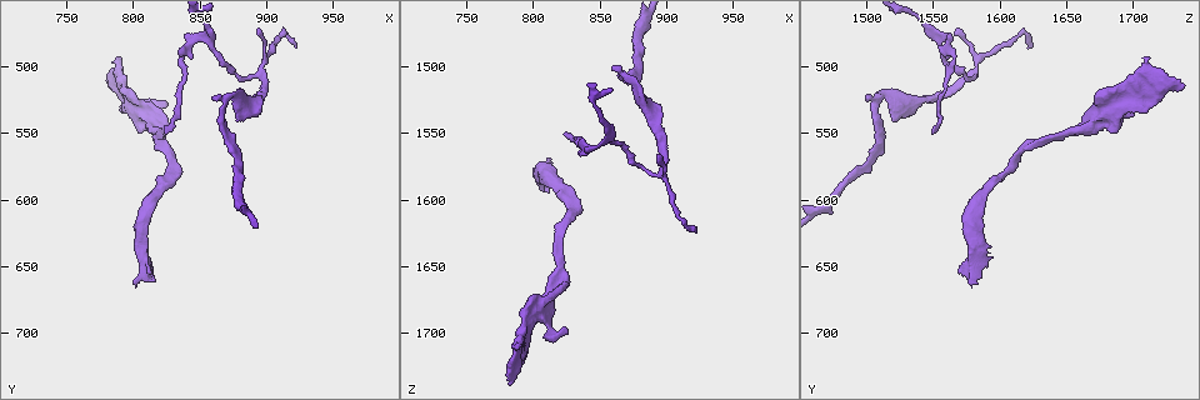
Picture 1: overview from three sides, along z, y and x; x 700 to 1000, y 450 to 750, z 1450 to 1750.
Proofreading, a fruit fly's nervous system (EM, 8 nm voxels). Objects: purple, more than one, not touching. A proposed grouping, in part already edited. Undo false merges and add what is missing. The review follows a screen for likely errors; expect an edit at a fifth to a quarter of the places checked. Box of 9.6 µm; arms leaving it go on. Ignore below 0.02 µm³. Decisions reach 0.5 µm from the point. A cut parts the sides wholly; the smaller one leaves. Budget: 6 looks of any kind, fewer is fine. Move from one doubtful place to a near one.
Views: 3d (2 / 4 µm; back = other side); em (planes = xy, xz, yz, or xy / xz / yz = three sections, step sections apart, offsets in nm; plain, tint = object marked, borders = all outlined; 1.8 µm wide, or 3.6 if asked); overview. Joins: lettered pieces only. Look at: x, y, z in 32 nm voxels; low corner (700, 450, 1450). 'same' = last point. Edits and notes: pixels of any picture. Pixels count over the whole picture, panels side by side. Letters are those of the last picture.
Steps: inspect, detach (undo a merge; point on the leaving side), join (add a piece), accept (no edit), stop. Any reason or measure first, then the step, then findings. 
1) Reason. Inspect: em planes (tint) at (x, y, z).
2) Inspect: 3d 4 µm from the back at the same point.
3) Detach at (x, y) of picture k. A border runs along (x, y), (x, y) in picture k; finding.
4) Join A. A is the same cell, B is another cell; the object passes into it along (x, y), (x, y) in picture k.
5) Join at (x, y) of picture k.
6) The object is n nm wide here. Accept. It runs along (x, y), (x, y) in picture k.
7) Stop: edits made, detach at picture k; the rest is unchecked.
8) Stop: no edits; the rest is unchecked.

End of a long branch. Inspect: em yz step 16 (tint) at (800, 662, 1578).

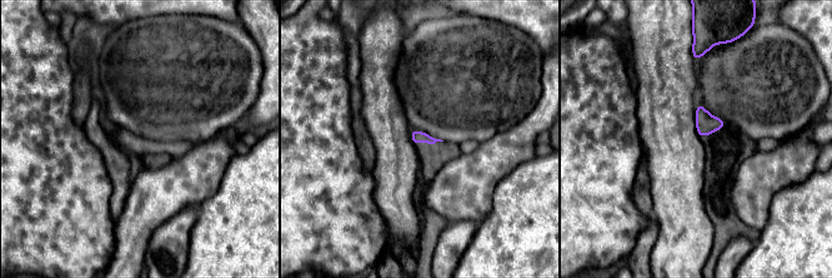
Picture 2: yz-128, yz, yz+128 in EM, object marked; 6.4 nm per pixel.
What lies round it. Inspect: em yz step 16 (borders) at the same point.

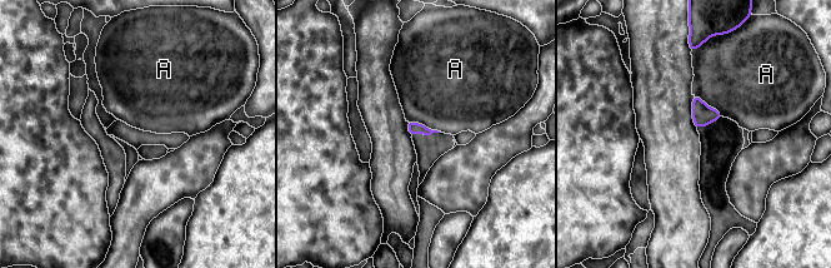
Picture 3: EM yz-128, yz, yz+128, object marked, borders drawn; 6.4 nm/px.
The longest contact is with A, 220 nm. Accept. A is another cell; none of them fits.

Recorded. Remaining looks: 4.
Calibre changes. Inspect: 3d 2 µm at (880, 524, 1522).

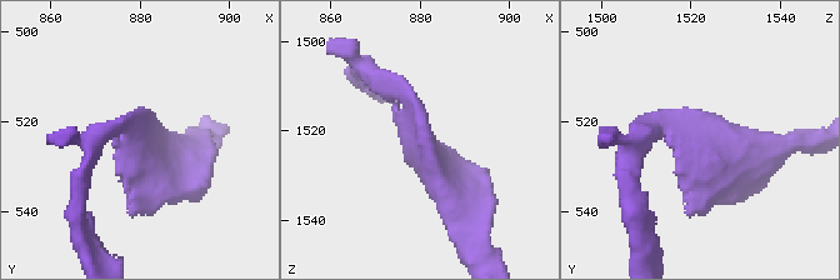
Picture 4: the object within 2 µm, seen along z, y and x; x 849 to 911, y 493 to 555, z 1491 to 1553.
Inspect: em planes (borders) at (879, 525, 1521).

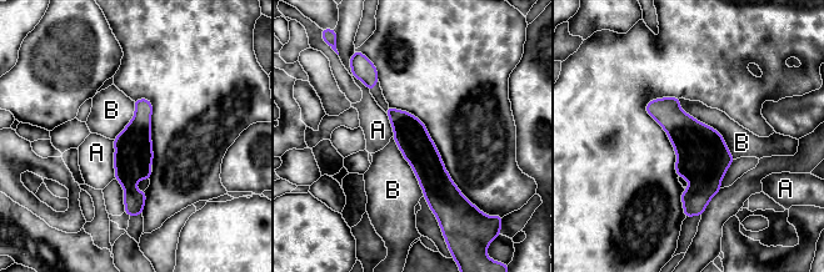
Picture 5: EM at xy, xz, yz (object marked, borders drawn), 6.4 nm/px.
The object is 220 nm wide here. Accept. A and B are other cells; a border runs along (679, 99), (735, 159) in picture 5; one cell here.

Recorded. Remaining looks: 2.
Three arms meet. Inspect: 3d 2 µm at (860, 480, 1554).

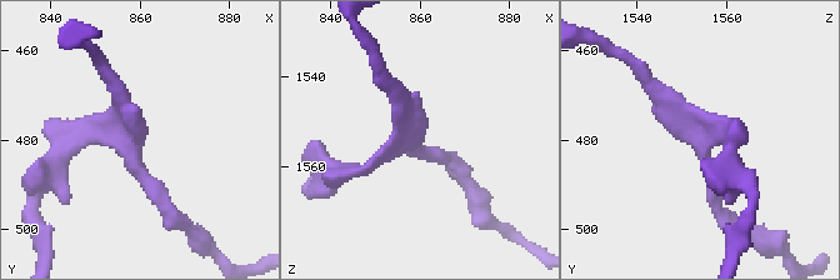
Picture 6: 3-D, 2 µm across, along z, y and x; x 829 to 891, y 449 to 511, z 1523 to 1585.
3 arms meet here; now the EM. Inspect: em planes (borders) at (858, 483, 1554).

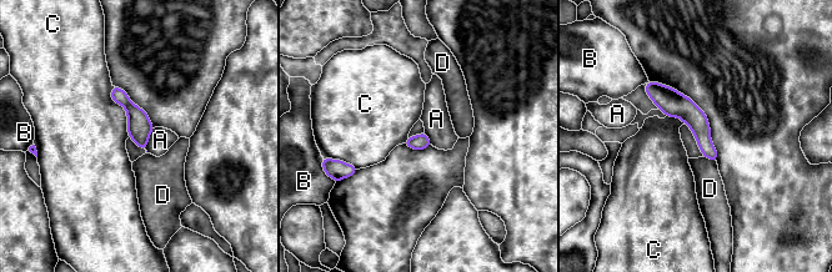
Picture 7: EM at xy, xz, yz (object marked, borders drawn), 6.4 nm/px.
Accept. A, B, C and D are other cells; continuous, no second cell.

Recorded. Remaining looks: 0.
Stop: no edits; the rest is unchecked.

